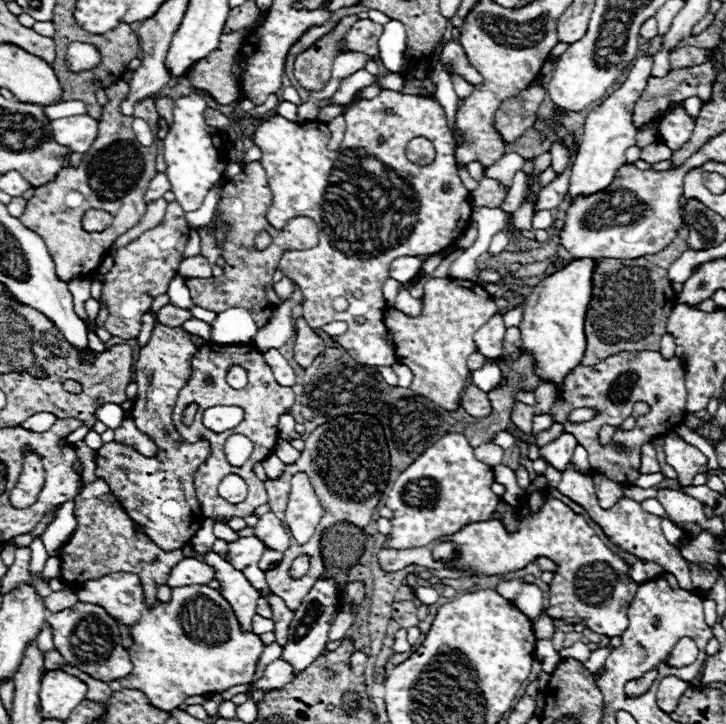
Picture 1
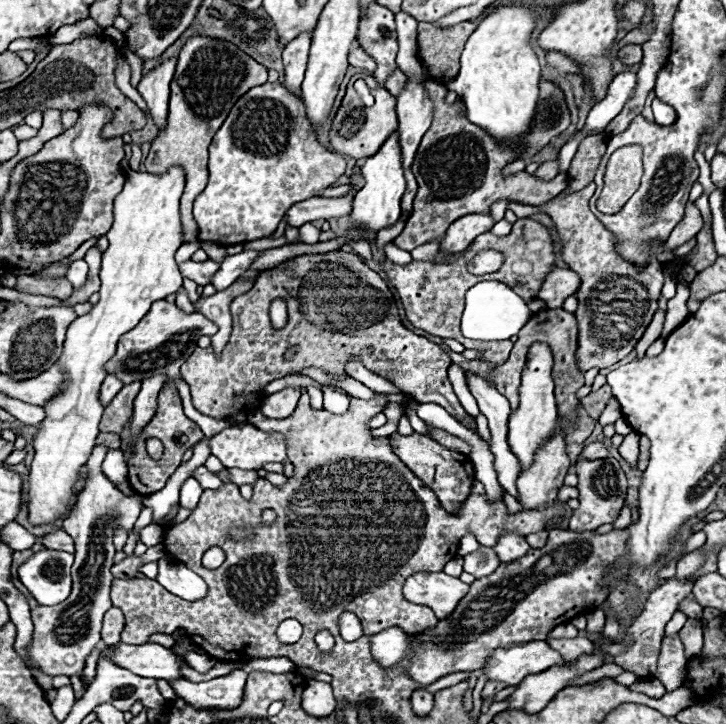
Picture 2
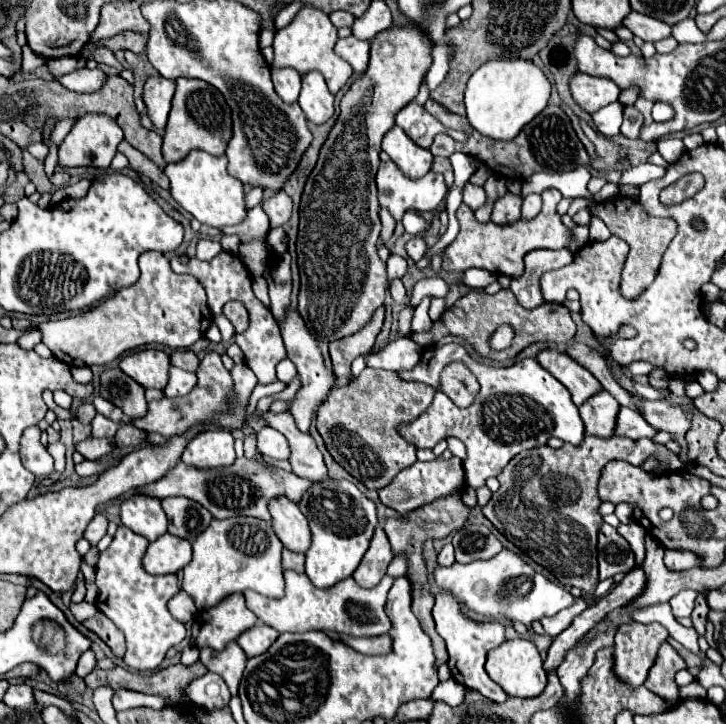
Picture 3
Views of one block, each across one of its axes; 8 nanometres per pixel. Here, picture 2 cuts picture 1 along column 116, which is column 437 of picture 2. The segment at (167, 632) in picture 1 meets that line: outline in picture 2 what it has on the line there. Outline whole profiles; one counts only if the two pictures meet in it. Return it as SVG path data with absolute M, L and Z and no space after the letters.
M418 572L404 582L404 598L430 606L438 620L448 618L468 590L468 584L444 572Z

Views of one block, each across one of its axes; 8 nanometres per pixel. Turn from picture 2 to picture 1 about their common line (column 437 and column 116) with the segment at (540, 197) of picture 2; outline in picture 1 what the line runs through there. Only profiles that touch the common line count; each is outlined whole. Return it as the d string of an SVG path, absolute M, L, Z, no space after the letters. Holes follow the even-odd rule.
M118 80L116 84L108 86L106 90L108 104L102 106L102 116L100 116L100 126L98 126L98 138L90 146L88 154L84 154L82 162L78 168L62 170L58 174L56 182L50 186L40 186L34 190L34 196L28 200L24 214L20 216L20 222L34 230L42 240L46 242L54 266L56 266L56 276L62 282L70 282L76 276L88 278L92 270L96 270L110 244L124 232L128 232L134 224L140 222L140 218L146 212L144 204L144 192L148 188L150 178L156 174L154 162L156 162L156 144L154 146L142 146L134 132L132 132L132 122L134 118L142 118L148 122L152 130L156 130L158 122L158 112L154 106L154 100L144 100L136 106L134 116L122 116L118 106L120 100L128 92L128 84L124 80ZM76 196L74 200L70 200ZM86 208L102 208L114 216L114 222L110 228L104 232L84 232L82 230L82 214Z

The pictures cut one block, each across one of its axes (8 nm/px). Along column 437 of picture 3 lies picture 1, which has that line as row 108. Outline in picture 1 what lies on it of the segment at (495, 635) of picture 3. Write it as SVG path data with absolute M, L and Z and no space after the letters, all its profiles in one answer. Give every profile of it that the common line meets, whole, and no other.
M652 56L638 58L634 68L630 70L630 74L626 76L624 84L586 116L582 142L578 146L578 156L572 166L572 174L570 174L570 188L568 188L570 200L574 200L576 196L588 196L588 194L602 192L614 180L618 168L626 164L624 154L634 144L634 138L638 132L638 128L634 128L630 122L632 106L638 100L638 96L642 94L642 90L646 88L650 68L652 68Z

